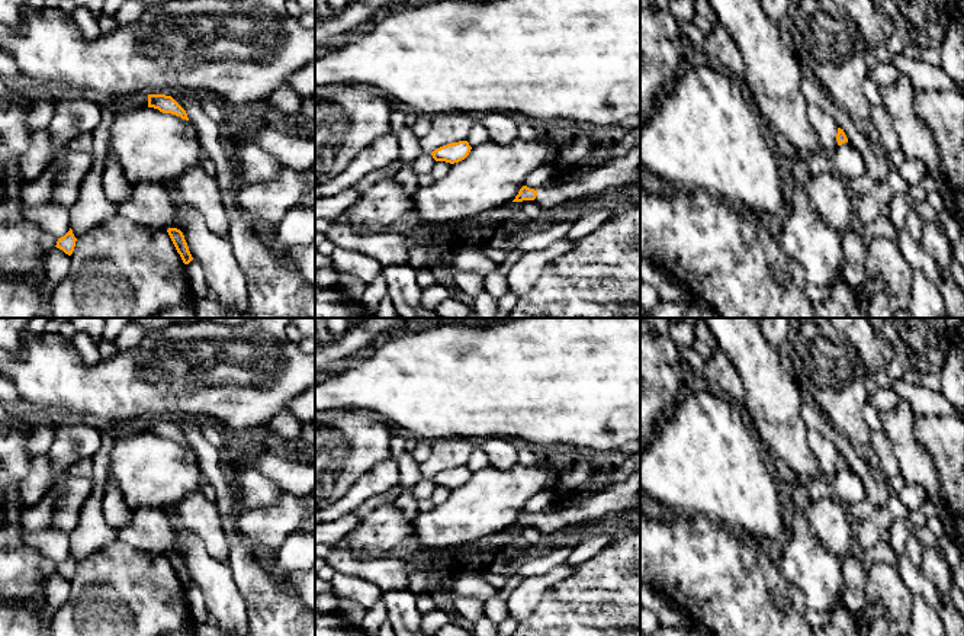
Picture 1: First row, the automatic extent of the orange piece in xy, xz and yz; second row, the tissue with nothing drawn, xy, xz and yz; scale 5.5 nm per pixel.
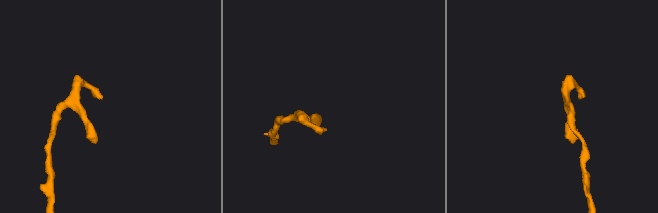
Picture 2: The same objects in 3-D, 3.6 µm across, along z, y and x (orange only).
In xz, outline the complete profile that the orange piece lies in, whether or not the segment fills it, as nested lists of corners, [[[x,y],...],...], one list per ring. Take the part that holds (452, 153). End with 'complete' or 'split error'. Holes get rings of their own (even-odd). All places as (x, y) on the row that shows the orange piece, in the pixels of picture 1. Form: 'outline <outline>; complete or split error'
outline [[[459,141],[434,150],[431,155],[436,161],[446,161],[454,164],[465,160],[469,155],[470,150],[472,147],[467,141]]]; complete

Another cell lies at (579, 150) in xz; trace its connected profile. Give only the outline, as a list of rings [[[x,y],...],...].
[[[578,132],[566,142],[556,144],[546,163],[539,166],[524,182],[524,186],[540,190],[565,180],[569,174],[597,160],[601,147],[592,135]]]

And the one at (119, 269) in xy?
[[[113,215],[77,238],[51,311],[54,318],[157,318],[189,302],[186,264],[168,232]]]

